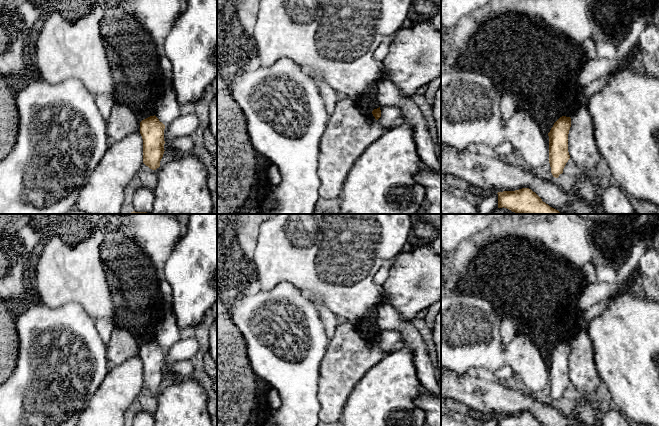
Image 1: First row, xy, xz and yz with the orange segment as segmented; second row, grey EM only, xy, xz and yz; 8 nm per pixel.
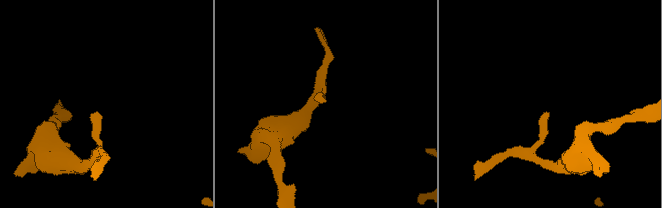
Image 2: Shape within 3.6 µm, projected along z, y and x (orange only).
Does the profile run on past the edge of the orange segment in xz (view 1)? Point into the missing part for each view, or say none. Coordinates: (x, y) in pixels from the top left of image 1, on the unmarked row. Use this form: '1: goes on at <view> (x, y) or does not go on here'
1: does not go on here

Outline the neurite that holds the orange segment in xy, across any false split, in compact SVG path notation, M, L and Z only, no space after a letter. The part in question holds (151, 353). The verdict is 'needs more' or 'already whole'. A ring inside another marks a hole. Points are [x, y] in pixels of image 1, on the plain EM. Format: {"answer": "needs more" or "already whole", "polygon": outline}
{"answer": "already whole", "polygon": "M154 339L140 346L140 358L143 363L143 387L152 394L160 391L164 378L165 349Z"}

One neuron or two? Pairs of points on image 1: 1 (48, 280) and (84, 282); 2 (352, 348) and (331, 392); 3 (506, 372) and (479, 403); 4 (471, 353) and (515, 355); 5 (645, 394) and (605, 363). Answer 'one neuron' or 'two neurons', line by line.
1: one neuron
2: one neuron
3: two neurons
4: one neuron
5: one neuron

